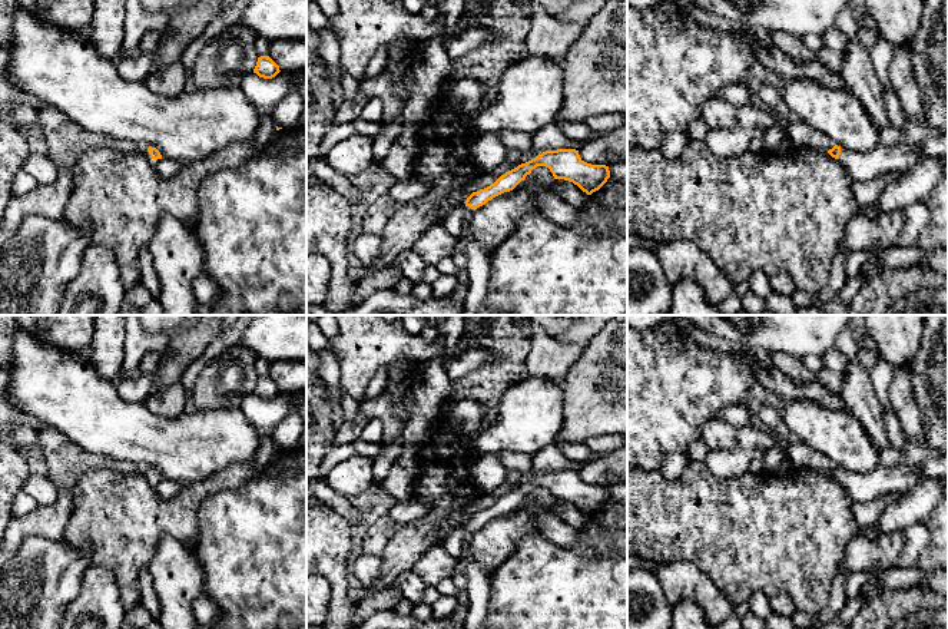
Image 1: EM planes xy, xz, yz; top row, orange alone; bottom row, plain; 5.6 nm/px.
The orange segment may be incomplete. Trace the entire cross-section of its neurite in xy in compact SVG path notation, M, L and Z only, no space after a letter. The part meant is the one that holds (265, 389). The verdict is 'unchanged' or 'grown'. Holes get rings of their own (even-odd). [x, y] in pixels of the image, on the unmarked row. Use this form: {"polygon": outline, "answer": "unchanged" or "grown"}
{"polygon": "M269 377L258 378L256 387L253 390L253 394L263 400L272 400L279 393L279 387Z", "answer": "unchanged"}

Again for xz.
{"polygon": "M576 470L546 471L534 480L518 486L501 496L490 507L473 513L465 524L464 552L458 559L458 570L468 579L468 603L464 629L481 629L485 622L490 600L490 575L468 557L468 542L473 533L493 519L513 512L537 487L546 487L554 500L564 500L577 506L583 513L591 516L610 499L609 487L584 483Z", "answer": "grown"}

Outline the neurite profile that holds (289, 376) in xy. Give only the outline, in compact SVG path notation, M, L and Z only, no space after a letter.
M274 361L269 378L281 393L306 391L306 361Z

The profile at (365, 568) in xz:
M359 553L351 569L354 577L364 586L374 586L379 577L381 557L377 554Z

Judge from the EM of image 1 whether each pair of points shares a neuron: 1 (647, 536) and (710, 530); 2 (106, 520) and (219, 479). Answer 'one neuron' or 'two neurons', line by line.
1: one neuron
2: one neuron

